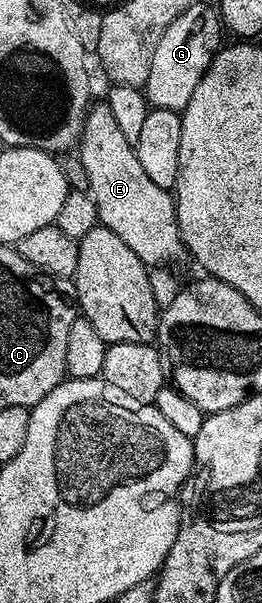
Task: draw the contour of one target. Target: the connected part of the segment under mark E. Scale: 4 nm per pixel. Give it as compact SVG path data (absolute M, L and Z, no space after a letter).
M105 102L95 103L87 112L76 154L88 173L88 191L98 211L101 227L112 230L112 234L121 238L124 246L129 246L132 254L148 266L166 266L171 263L169 260L184 256L175 197L144 174L134 146L124 138Z

